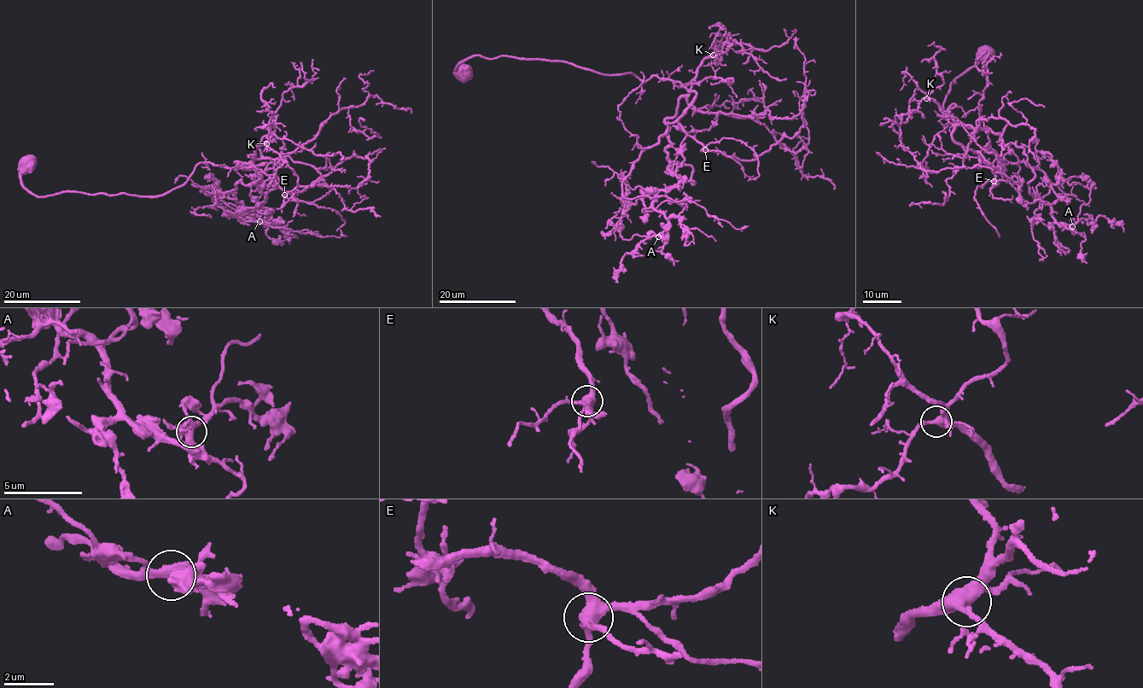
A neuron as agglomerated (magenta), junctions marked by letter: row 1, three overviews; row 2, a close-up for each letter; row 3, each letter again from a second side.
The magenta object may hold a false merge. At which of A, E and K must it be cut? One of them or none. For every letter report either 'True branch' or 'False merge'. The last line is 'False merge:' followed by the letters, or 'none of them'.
A: True branch
E: True branch
K: True branch
False merge: none of them

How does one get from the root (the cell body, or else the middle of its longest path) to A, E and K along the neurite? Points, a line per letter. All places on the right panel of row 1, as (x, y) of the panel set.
A: (986, 53), (944, 118), (953, 103), (947, 121), (997, 133), (1022, 201), (1072, 226)
E: (986, 53), (952, 82), (942, 107), (947, 119), (956, 105), (947, 111), (953, 137), (979, 152), (994, 180)
K: (986, 53), (954, 79), (942, 104), (945, 119), (956, 105), (947, 111), (955, 124), (926, 98)

